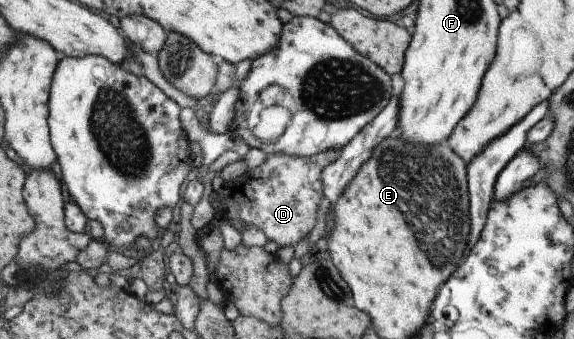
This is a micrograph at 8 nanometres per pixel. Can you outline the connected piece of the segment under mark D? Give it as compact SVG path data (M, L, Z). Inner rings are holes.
M328 149L325 152L316 154L312 157L300 157L300 156L287 156L286 154L267 154L266 162L263 165L260 165L260 167L257 167L255 169L248 169L248 172L240 177L238 180L234 182L227 183L225 187L220 191L216 192L217 195L220 197L220 211L216 211L216 214L220 216L227 217L232 222L232 225L238 229L240 233L241 232L241 222L249 223L253 225L257 225L262 231L264 231L265 235L267 236L267 239L274 240L277 243L278 248L281 248L282 246L292 246L293 248L296 246L296 244L306 235L306 233L310 233L312 228L314 227L316 223L316 211L318 209L318 205L320 203L320 200L323 195L323 187L322 182L320 179L322 170L327 166L330 165L339 155L341 154L341 150L339 153L334 153L332 149Z

